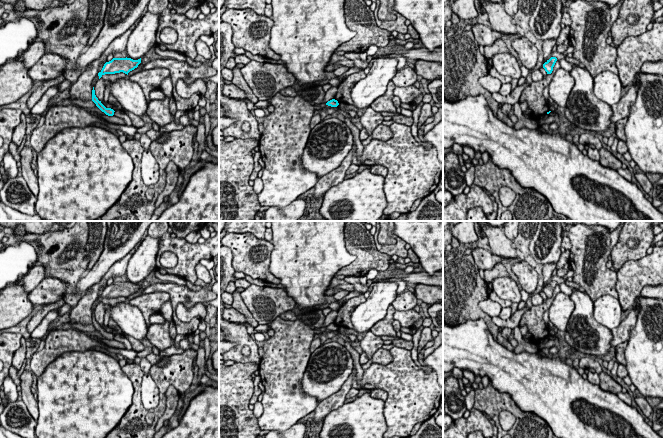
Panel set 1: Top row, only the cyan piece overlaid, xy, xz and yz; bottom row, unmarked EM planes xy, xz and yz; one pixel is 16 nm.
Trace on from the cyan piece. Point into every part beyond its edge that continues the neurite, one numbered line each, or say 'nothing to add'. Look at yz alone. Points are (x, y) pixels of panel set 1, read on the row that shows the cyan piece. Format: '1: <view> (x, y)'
nothing to add

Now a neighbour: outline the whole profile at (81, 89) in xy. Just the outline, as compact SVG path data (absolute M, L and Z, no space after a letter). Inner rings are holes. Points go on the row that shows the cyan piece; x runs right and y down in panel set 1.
M128 29L125 33L116 37L103 52L101 57L91 62L85 69L82 70L78 80L70 87L69 99L81 99L82 101L92 100L91 83L94 77L99 73L99 67L104 66L107 62L109 54L122 53L126 51L128 38L132 33L132 29Z

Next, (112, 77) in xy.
M120 72L120 73L115 73L115 74L105 74L102 75L102 79L104 79L105 81L112 81L112 82L116 82L118 79L121 79L123 77L127 77L127 74Z

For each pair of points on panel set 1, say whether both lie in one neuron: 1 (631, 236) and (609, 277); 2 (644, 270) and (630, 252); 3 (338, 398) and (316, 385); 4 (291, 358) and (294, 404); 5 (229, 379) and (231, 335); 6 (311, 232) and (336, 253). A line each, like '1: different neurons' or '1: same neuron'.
1: different neurons
2: different neurons
3: different neurons
4: same neuron
5: different neurons
6: same neuron

